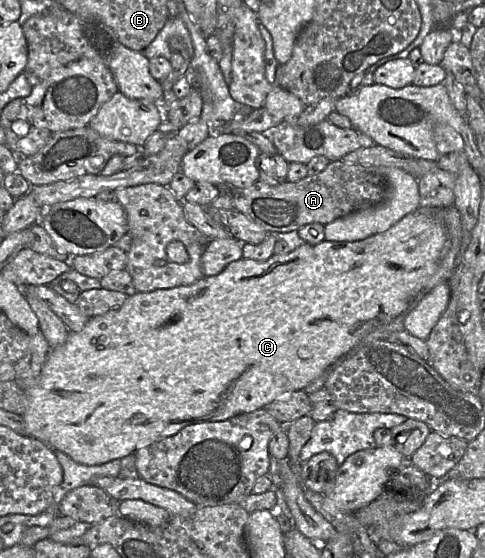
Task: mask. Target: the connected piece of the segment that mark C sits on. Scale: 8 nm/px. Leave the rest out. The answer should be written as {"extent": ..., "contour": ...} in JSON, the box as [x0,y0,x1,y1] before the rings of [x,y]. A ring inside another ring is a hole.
{"extent":[23,207,448,466],"contour":[[[424,207],[419,208],[405,215],[399,222],[390,227],[387,231],[382,233],[377,233],[372,236],[369,236],[363,240],[358,241],[328,241],[323,240],[319,244],[311,245],[308,243],[304,243],[300,247],[292,250],[291,252],[284,255],[274,254],[266,261],[256,261],[251,259],[241,258],[237,261],[231,262],[228,264],[222,272],[215,276],[203,277],[193,284],[185,285],[185,286],[177,286],[169,289],[157,289],[151,292],[136,292],[135,294],[128,296],[125,302],[105,314],[90,318],[87,324],[83,327],[83,329],[79,332],[69,332],[69,335],[66,341],[53,349],[51,349],[38,378],[35,380],[35,383],[27,388],[25,392],[25,397],[27,399],[27,408],[24,412],[23,419],[25,422],[26,434],[29,437],[37,439],[43,442],[45,445],[50,447],[51,449],[62,451],[67,454],[71,459],[75,462],[83,465],[93,466],[93,465],[101,465],[105,464],[109,461],[115,459],[122,459],[127,455],[135,453],[138,449],[147,446],[155,441],[161,440],[165,437],[175,435],[182,428],[198,423],[198,422],[206,422],[206,421],[224,421],[233,416],[249,413],[260,408],[264,408],[271,402],[275,401],[278,398],[281,398],[289,393],[294,391],[303,390],[306,386],[312,383],[316,378],[318,378],[325,370],[333,366],[339,360],[350,357],[353,355],[356,350],[359,348],[360,340],[367,335],[368,333],[374,331],[378,327],[382,325],[386,325],[390,323],[393,319],[398,316],[406,315],[407,311],[416,303],[416,301],[425,294],[426,284],[433,276],[433,274],[438,269],[438,265],[440,264],[444,254],[446,253],[446,244],[448,241],[448,231],[445,225],[442,223],[440,218],[436,215],[438,211],[444,208],[433,208],[433,207]]]}

